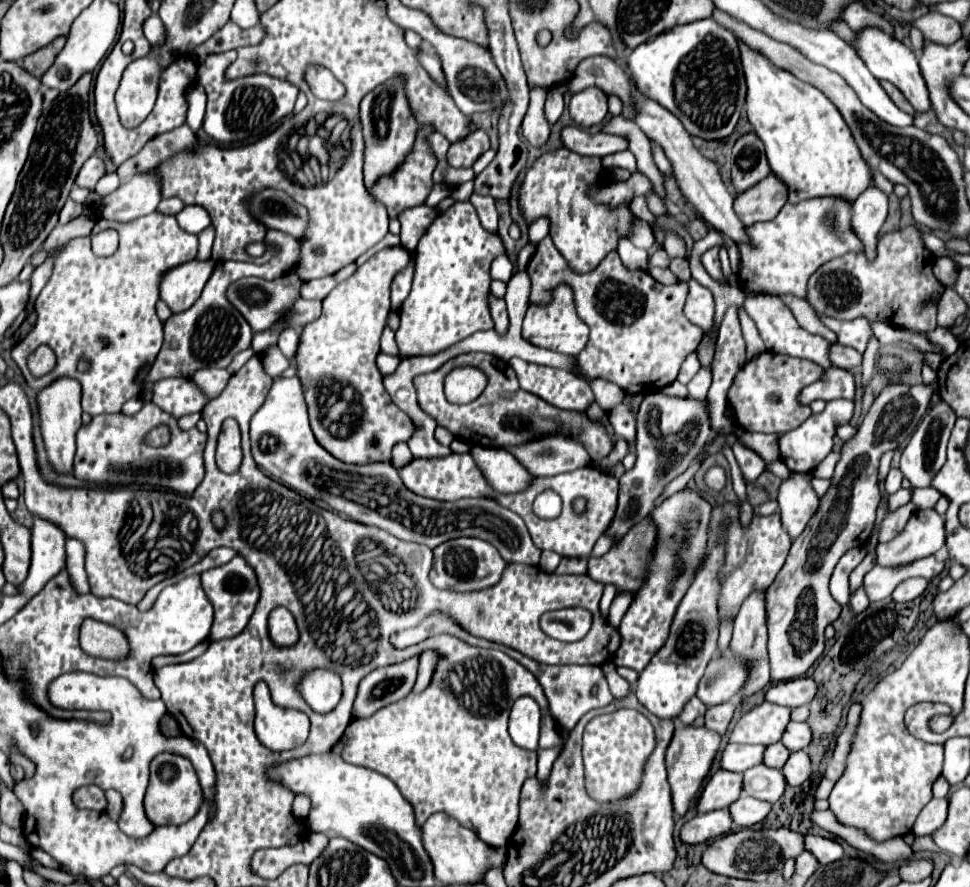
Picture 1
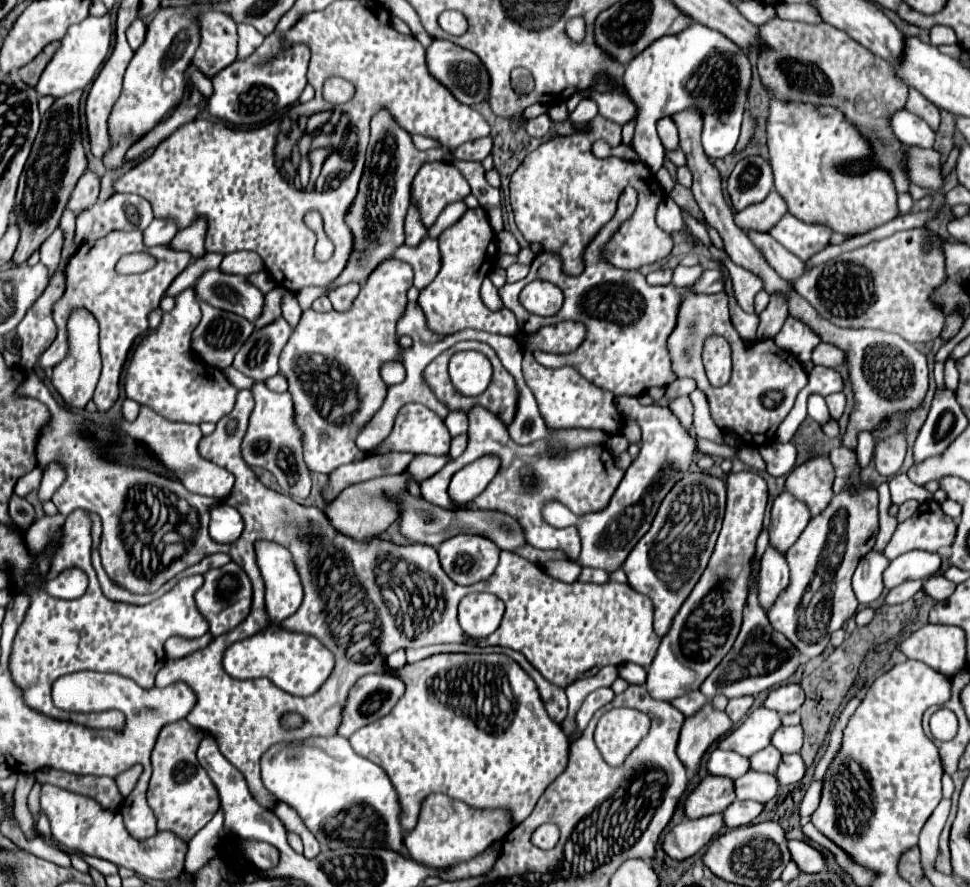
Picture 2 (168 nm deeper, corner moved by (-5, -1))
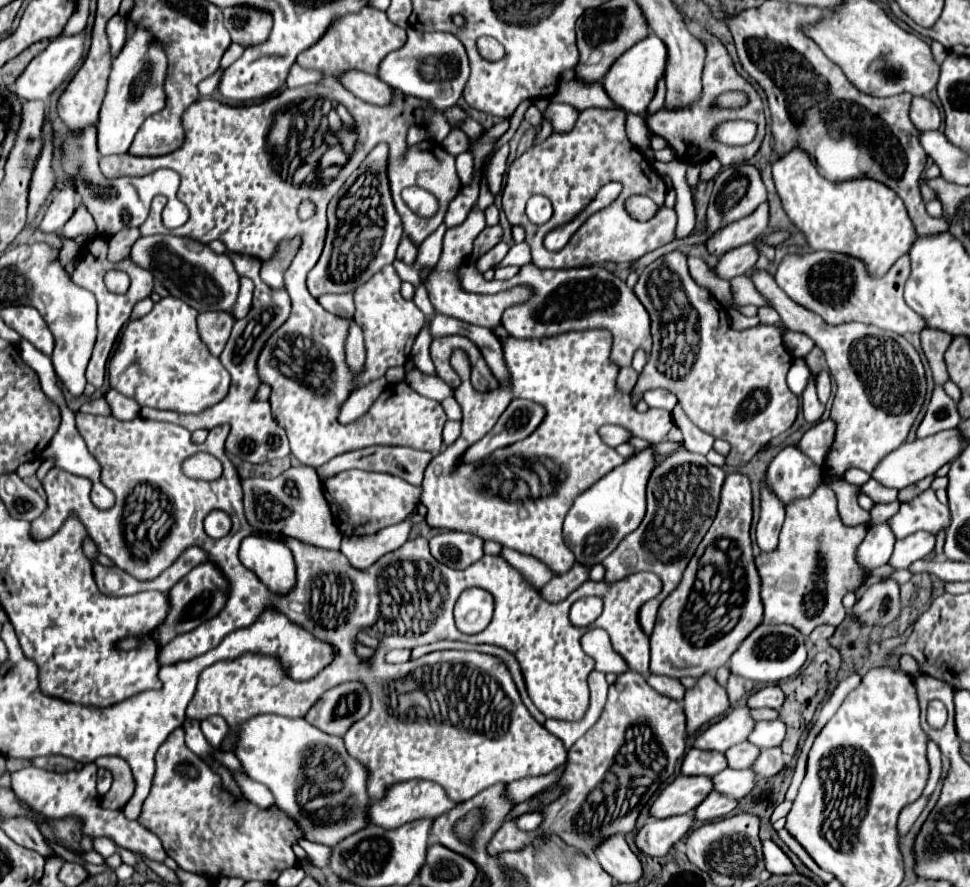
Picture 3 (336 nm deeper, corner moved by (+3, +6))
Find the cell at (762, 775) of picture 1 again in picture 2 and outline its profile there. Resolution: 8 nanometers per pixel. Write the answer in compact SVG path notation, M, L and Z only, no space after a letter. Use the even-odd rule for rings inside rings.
M748 771L746 775L738 777L734 781L734 793L736 799L740 801L758 801L758 803L768 803L778 791L778 781L770 773L758 773L758 771Z

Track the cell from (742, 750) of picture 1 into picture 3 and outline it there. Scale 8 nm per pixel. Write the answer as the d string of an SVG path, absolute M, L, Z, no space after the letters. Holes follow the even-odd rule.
M692 748L688 756L684 756L684 762L682 762L682 774L686 776L700 776L700 774L716 776L724 768L728 768L726 756L712 750Z

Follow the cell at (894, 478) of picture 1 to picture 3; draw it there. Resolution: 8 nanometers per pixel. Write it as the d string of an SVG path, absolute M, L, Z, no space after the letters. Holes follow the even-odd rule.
M870 478L870 480L862 486L862 492L868 494L874 502L894 502L896 496L898 496L898 490L888 488L888 486L876 482L874 478Z

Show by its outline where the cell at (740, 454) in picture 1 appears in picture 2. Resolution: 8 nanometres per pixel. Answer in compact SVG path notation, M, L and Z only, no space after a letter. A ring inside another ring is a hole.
M752 471L730 473L726 477L728 505L716 549L708 561L700 581L676 613L670 631L662 637L658 653L648 667L646 689L654 699L672 701L688 691L694 691L714 671L722 657L732 649L738 629L742 625L742 609L748 599L748 581L752 571L752 557L756 539L762 531L762 517L766 509L766 481Z

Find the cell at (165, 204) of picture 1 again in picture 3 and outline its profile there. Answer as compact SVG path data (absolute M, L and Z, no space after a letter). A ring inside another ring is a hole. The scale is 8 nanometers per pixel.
M122 230L118 234L112 236L110 240L110 250L108 250L108 258L112 262L118 262L122 258L126 258L130 254L130 248L132 244L138 240L140 236L140 230Z

